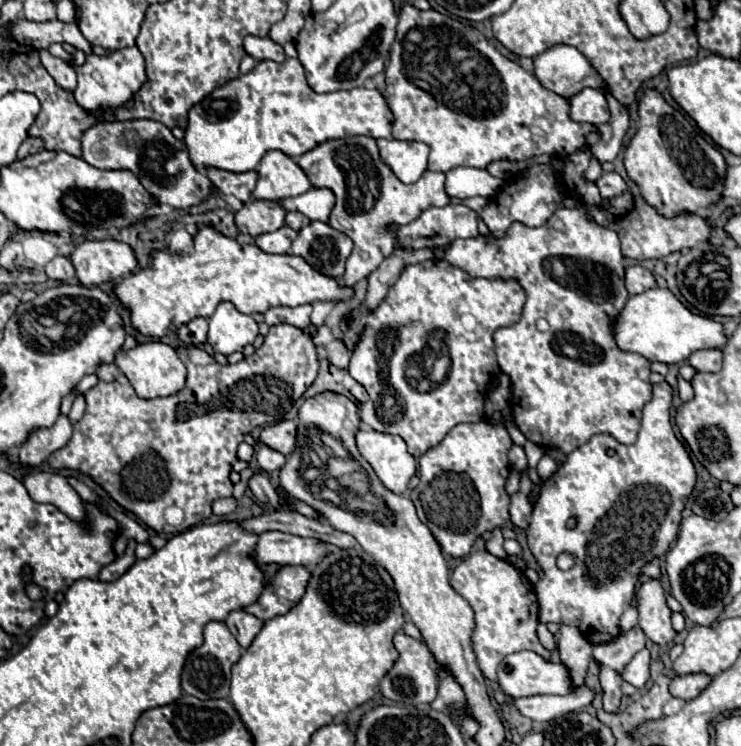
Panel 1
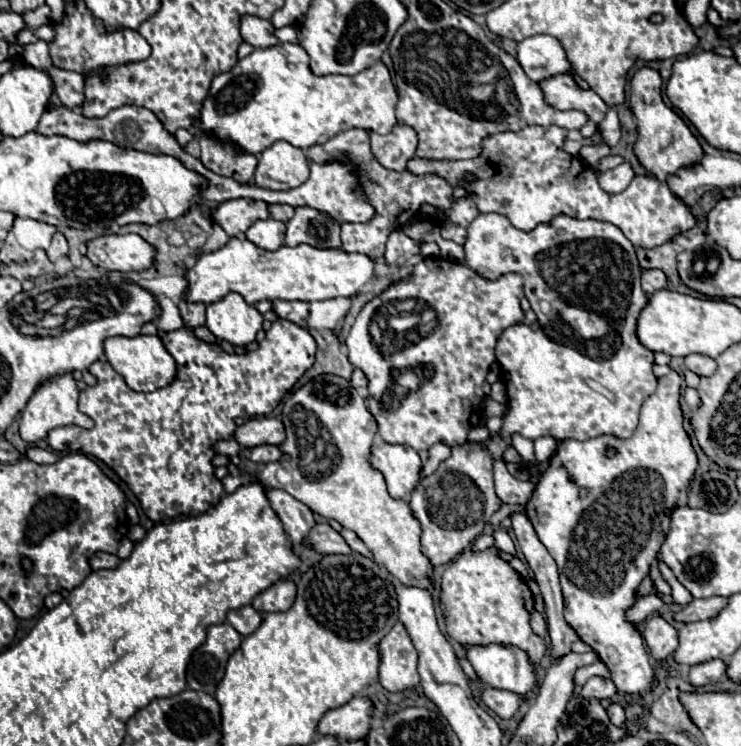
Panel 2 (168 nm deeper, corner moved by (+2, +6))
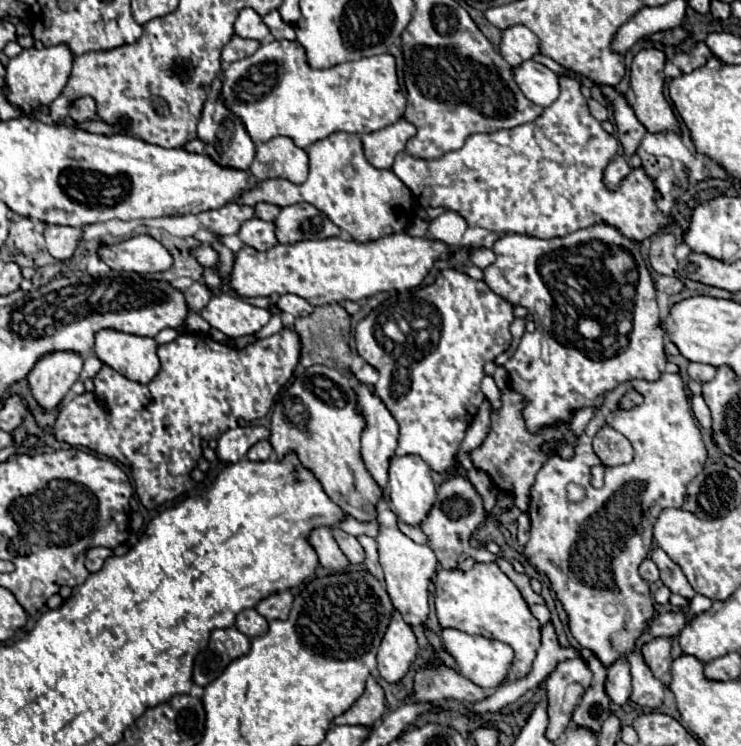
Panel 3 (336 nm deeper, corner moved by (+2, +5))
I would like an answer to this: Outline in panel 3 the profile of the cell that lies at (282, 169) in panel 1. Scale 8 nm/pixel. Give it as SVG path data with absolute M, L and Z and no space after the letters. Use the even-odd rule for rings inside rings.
M274 137L256 147L256 159L250 165L250 173L260 181L280 177L300 185L308 177L308 155L288 137Z

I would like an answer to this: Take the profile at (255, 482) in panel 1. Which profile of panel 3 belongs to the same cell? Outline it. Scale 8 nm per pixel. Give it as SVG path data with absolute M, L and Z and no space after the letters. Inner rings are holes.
M316 527L308 533L308 543L314 547L320 565L332 569L332 571L342 571L348 567L348 559L344 553L338 549L332 533L328 527Z

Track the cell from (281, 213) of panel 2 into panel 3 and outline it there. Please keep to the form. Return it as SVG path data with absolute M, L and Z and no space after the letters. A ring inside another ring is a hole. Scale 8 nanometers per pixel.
M258 203L254 209L256 209L256 217L262 221L274 221L280 213L280 207L272 203Z

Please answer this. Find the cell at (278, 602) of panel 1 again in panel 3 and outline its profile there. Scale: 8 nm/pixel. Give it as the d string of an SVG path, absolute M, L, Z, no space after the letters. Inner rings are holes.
M280 591L280 593L272 593L268 597L264 597L258 605L256 611L266 617L266 621L272 619L286 619L292 607L292 593L290 591Z

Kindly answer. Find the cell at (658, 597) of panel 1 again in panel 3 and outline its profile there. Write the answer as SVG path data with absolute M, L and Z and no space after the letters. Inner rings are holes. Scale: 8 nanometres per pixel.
M654 637L642 645L642 657L652 669L652 673L662 679L672 665L672 639L670 637Z

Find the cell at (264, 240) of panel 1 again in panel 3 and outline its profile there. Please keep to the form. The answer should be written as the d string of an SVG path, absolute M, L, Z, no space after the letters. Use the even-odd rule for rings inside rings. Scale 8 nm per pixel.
M258 217L246 221L240 231L238 231L238 237L244 245L250 245L258 251L266 251L270 247L274 247L278 243L276 239L276 229L274 229L274 223L268 223L268 221L262 221Z

